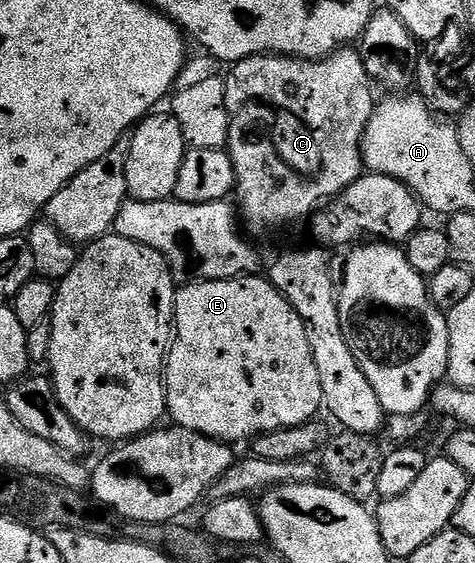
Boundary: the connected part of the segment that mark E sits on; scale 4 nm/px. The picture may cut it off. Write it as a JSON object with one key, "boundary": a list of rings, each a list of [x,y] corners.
{"boundary":[[[246,274],[243,276],[237,276],[233,280],[199,280],[196,282],[186,283],[184,286],[176,289],[173,297],[173,326],[175,329],[175,335],[172,337],[169,351],[165,357],[165,371],[163,373],[163,379],[165,381],[165,406],[167,409],[167,416],[176,427],[186,428],[191,430],[195,434],[203,434],[207,438],[212,440],[219,440],[223,444],[230,446],[237,446],[240,440],[245,442],[252,441],[254,436],[263,436],[266,432],[274,432],[280,428],[297,428],[300,424],[308,424],[310,420],[314,419],[318,415],[317,411],[322,411],[323,401],[321,398],[321,387],[319,386],[319,370],[315,370],[315,358],[311,358],[311,346],[307,342],[307,330],[303,326],[303,322],[299,318],[299,314],[295,314],[295,310],[291,305],[285,301],[283,294],[279,294],[279,290],[274,284],[270,284],[268,279],[261,274]]]}

